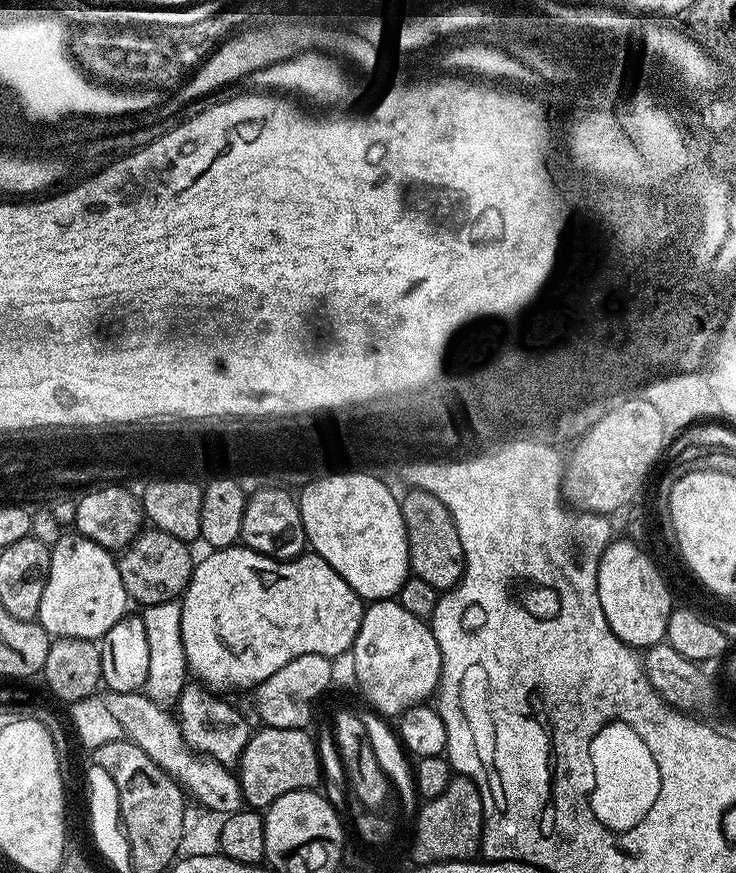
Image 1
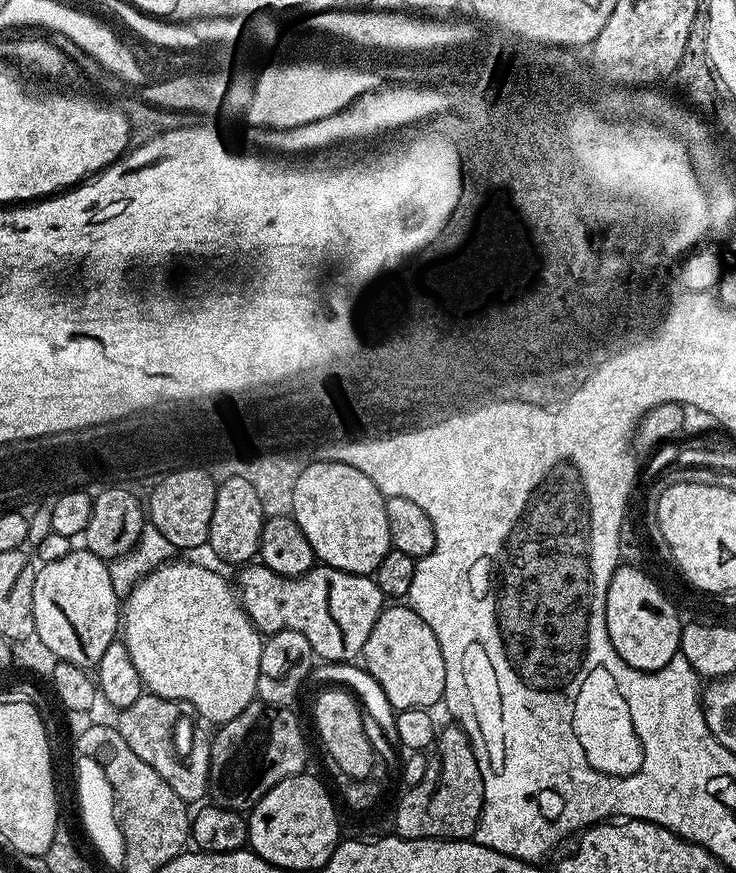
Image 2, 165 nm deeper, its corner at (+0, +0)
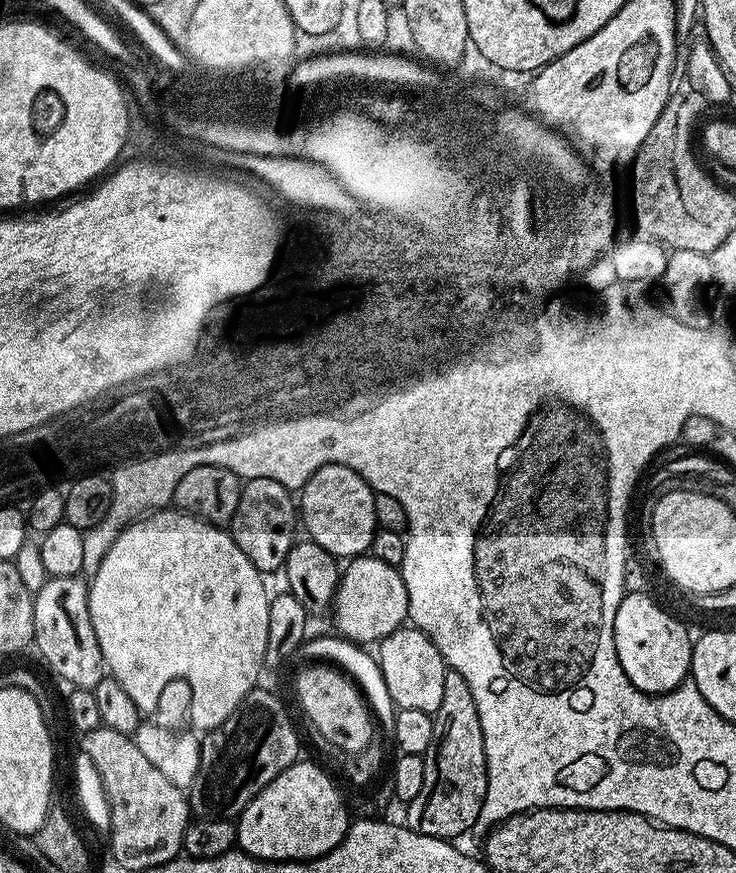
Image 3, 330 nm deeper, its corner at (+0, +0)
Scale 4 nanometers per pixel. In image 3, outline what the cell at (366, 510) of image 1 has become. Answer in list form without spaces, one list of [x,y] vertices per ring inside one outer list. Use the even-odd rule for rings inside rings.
[[[324,464],[298,492],[298,516],[307,539],[337,558],[363,556],[371,549],[378,530],[374,502],[376,492],[344,464]]]

